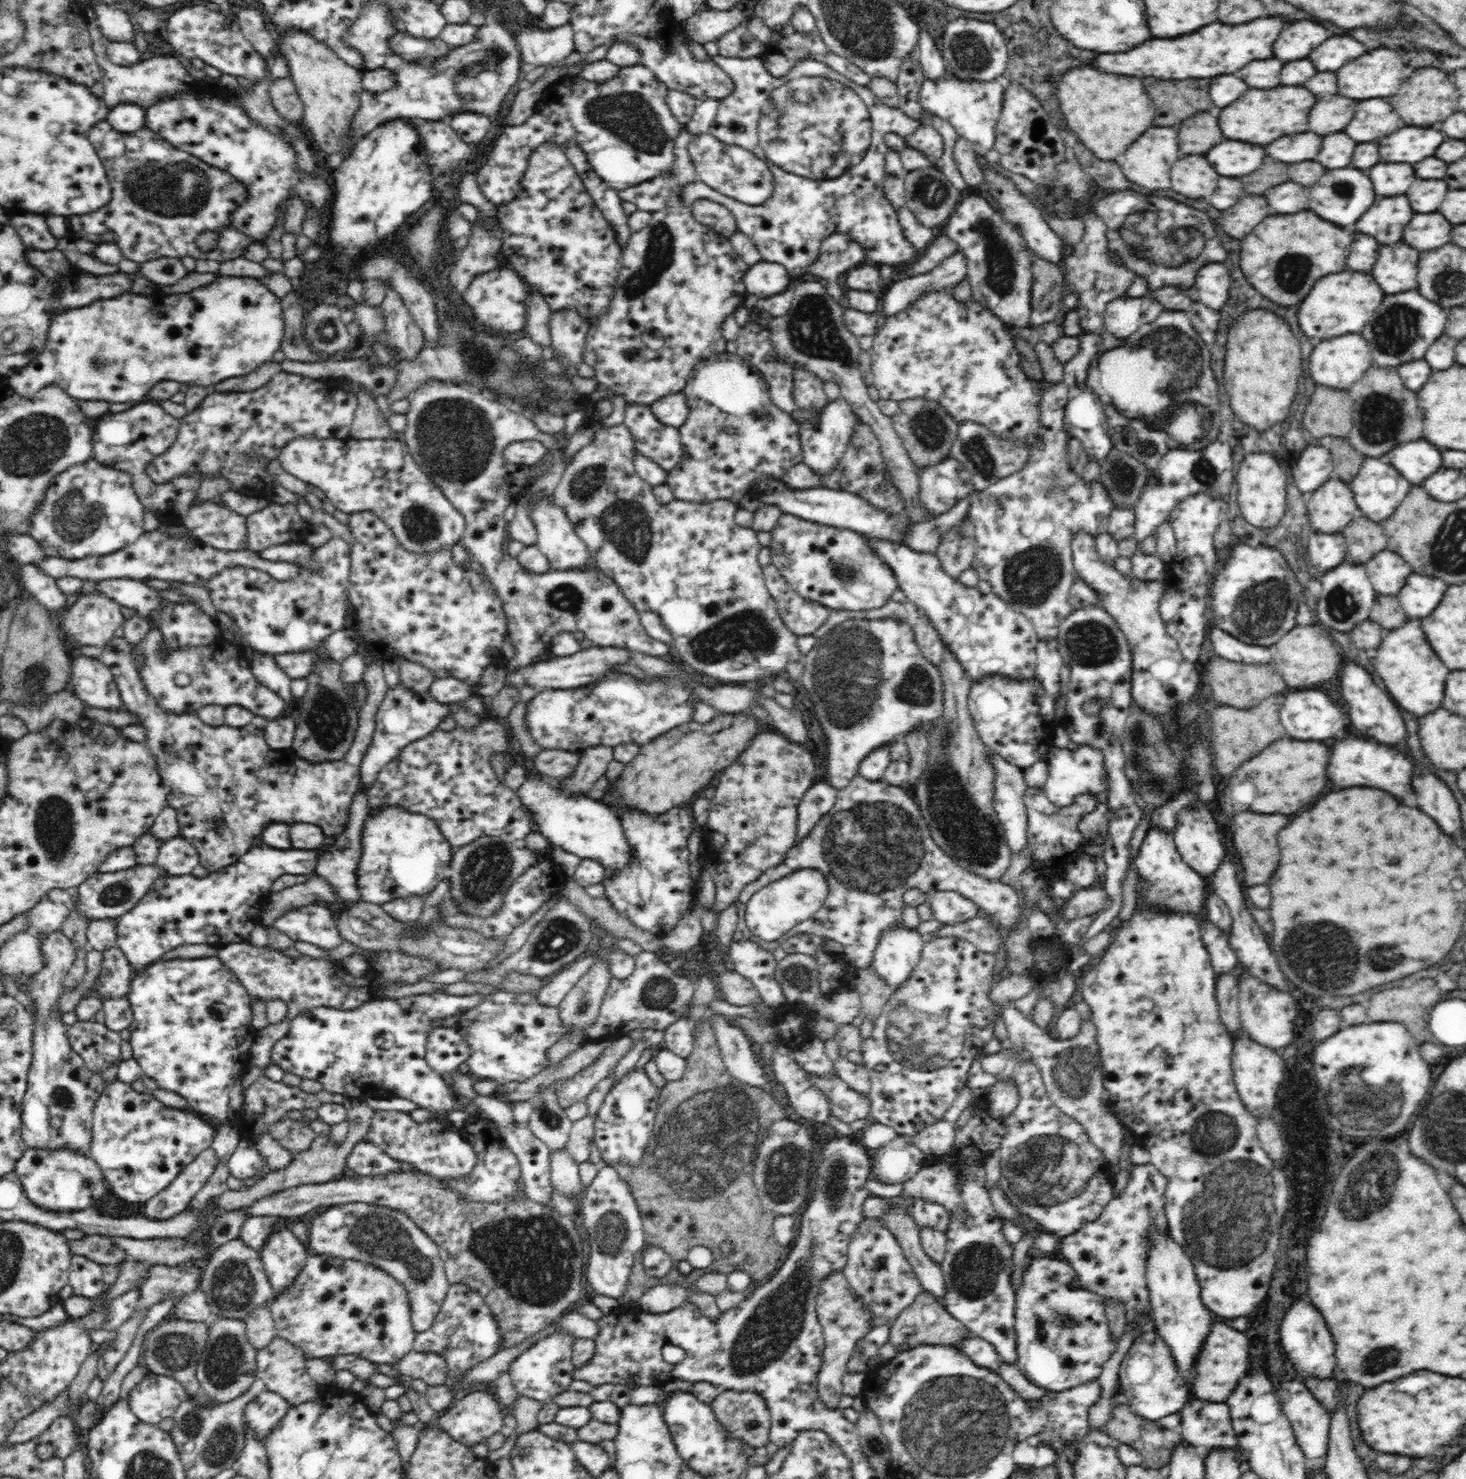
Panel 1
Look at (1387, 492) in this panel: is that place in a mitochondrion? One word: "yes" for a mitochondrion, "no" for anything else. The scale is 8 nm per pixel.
no

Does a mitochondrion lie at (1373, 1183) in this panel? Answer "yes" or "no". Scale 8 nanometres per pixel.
yes

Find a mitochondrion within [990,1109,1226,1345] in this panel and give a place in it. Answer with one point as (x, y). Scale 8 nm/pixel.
(1047, 1169)

